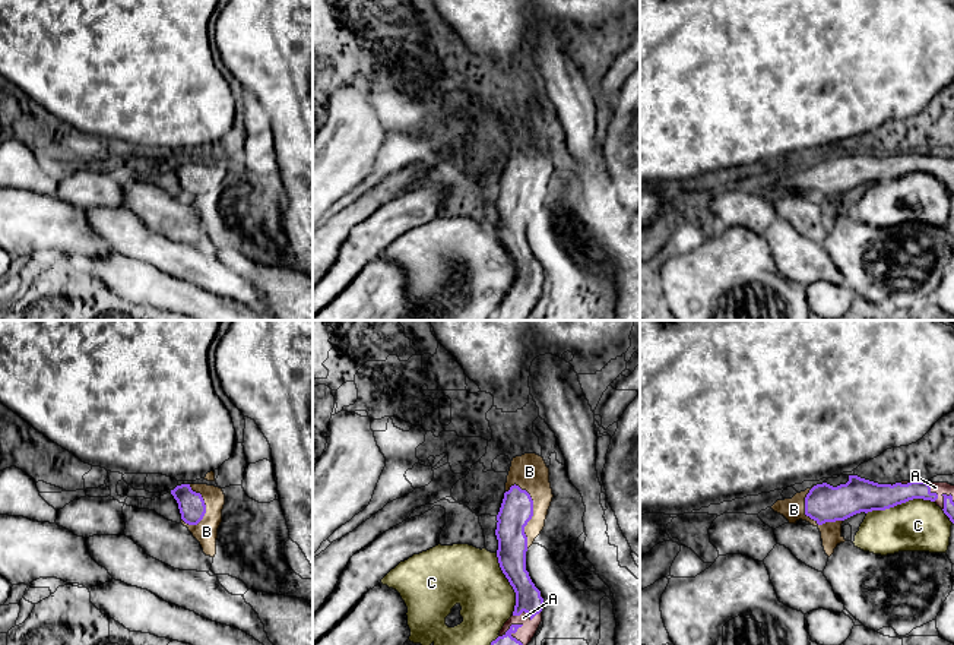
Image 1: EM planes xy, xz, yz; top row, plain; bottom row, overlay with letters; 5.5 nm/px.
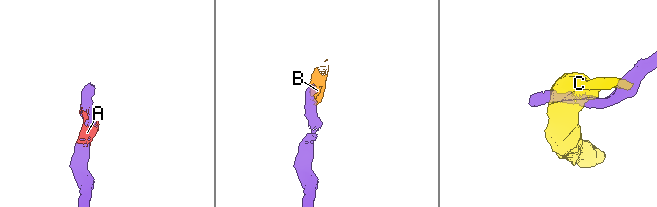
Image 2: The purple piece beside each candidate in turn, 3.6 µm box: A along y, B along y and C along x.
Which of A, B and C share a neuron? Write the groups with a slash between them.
A B / C

